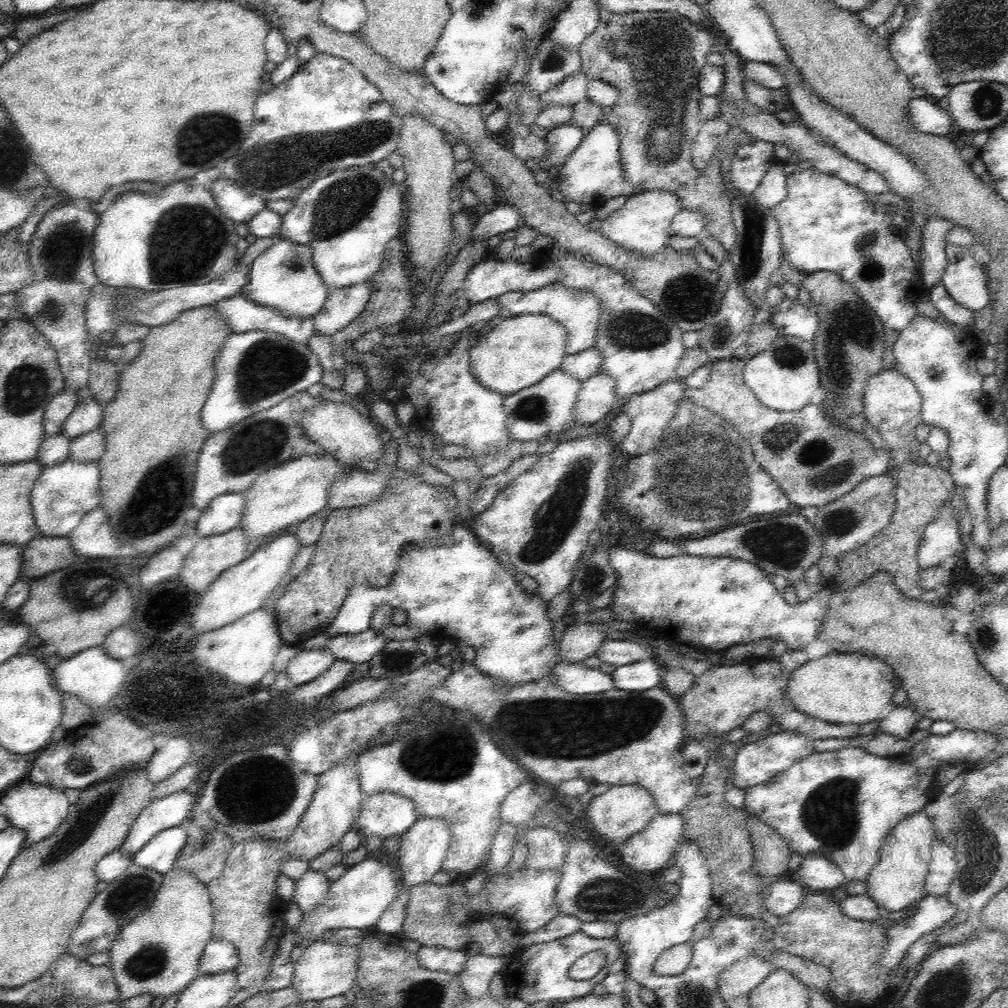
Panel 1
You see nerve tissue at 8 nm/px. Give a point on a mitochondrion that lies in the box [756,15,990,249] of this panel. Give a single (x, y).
(941, 62)

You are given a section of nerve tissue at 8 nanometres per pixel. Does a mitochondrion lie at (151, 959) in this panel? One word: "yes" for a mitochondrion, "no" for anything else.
yes

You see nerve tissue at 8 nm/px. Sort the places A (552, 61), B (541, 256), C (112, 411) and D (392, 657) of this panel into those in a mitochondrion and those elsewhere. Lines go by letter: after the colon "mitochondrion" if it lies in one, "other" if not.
A: mitochondrion
B: other
C: other
D: mitochondrion

